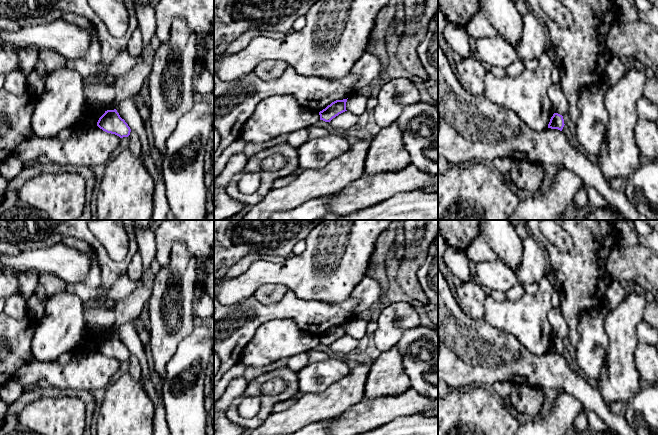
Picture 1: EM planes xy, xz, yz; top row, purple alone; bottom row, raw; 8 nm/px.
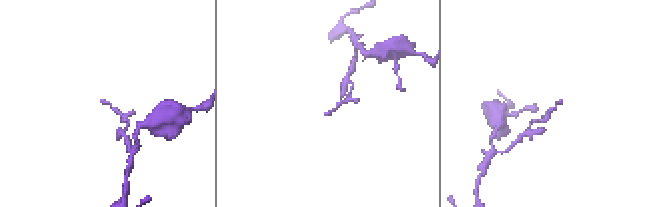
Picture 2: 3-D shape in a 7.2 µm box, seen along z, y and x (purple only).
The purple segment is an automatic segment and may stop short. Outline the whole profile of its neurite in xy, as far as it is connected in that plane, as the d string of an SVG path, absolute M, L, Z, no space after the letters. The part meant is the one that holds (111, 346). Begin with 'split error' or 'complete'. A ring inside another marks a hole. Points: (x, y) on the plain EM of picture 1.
complete; M116 333L105 335L99 342L97 350L103 355L115 358L120 362L128 361L131 356L130 351L125 344L120 341Z

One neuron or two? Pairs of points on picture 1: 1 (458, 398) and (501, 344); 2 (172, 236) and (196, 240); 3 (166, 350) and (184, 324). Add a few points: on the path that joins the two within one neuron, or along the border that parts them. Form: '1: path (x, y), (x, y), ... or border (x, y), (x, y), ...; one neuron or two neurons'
1: border (484, 386), (449, 389); two neurons
2: path (178, 236), (190, 236); one neuron
3: path (166, 344), (178, 330); one neuron

